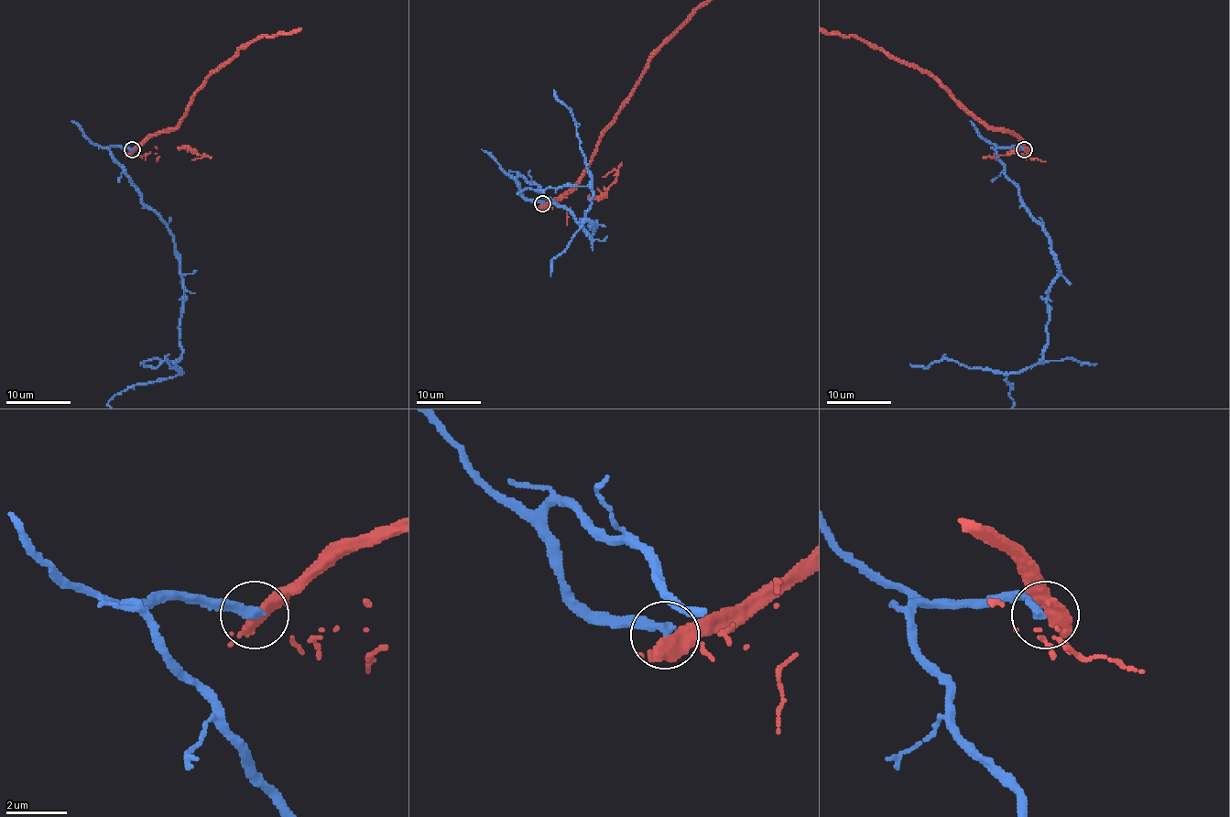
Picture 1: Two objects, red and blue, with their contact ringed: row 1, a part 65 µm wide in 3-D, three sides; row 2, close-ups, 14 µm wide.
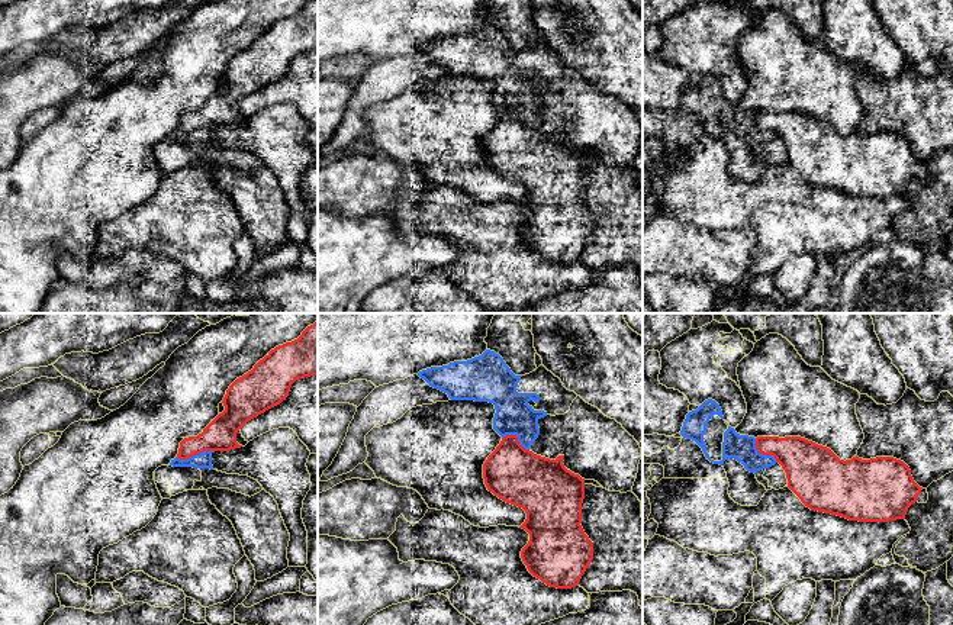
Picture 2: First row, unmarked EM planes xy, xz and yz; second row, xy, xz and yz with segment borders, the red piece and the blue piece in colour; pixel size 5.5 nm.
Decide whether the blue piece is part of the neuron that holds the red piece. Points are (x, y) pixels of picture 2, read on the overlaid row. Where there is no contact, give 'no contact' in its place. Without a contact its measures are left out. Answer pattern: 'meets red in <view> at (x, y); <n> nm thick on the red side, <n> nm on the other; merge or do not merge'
meets red in xy at (193, 454); 180 nm thick on the red side, 90 nm on the other; do not merge

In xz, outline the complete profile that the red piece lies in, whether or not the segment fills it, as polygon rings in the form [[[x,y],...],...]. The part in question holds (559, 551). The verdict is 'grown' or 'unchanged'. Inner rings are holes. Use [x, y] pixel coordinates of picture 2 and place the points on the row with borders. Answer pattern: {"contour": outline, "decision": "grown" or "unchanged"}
{"contour": [[[516,435],[502,438],[483,464],[483,479],[489,492],[527,513],[519,526],[529,534],[521,558],[528,571],[550,587],[576,587],[593,560],[593,542],[582,528],[585,479],[563,464],[564,455],[550,460],[525,450]]], "decision": "unchanged"}

